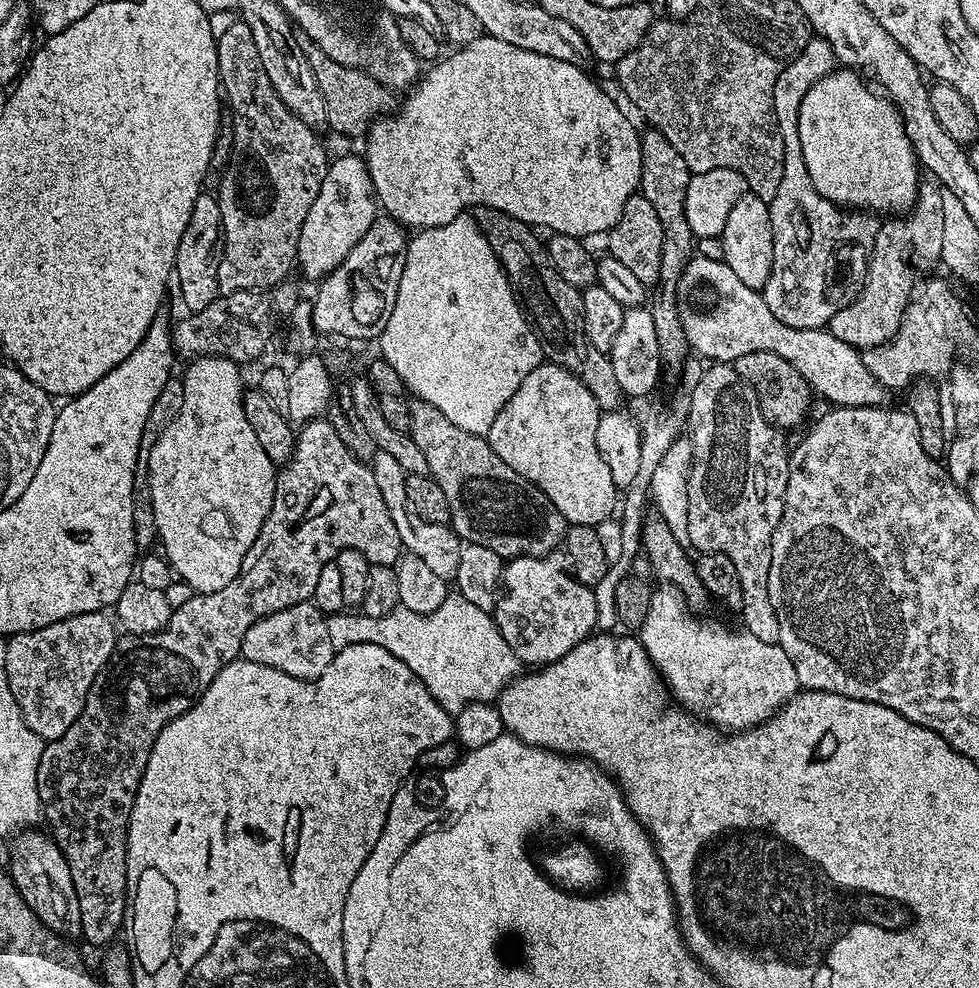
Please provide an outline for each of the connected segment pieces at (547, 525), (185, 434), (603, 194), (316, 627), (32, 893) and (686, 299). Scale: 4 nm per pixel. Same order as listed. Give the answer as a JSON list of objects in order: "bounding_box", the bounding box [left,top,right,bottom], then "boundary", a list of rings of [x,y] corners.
[{"bounding_box":[407,398,566,558],"boundary":[[[419,398],[409,399],[410,426],[407,433],[411,436],[414,446],[422,450],[426,458],[428,475],[433,476],[446,493],[446,502],[450,502],[451,529],[460,537],[461,541],[486,546],[486,550],[494,550],[494,554],[511,558],[513,556],[546,556],[551,557],[552,551],[559,549],[564,543],[566,521],[563,514],[556,509],[554,502],[538,490],[518,470],[510,470],[498,454],[489,446],[487,439],[475,436],[459,426],[454,426],[442,410],[430,406],[430,402]]]},{"bounding_box":[146,356,278,594],"boundary":[[[198,356],[189,364],[192,365],[182,373],[184,382],[182,410],[178,414],[178,418],[174,418],[174,422],[170,422],[170,426],[166,426],[166,430],[162,430],[162,434],[158,434],[154,446],[146,453],[146,460],[148,460],[146,467],[150,482],[150,502],[154,506],[158,544],[159,547],[164,547],[162,555],[181,581],[188,583],[196,594],[203,594],[222,590],[222,586],[234,582],[234,578],[242,566],[242,558],[246,558],[246,550],[250,550],[250,546],[254,546],[254,538],[258,538],[258,534],[262,530],[262,522],[266,522],[266,514],[270,514],[270,506],[274,502],[278,468],[277,465],[270,462],[270,458],[266,458],[266,453],[263,452],[262,445],[259,444],[258,438],[254,434],[254,429],[251,428],[250,422],[246,422],[246,410],[244,409],[246,385],[244,385],[243,378],[240,377],[241,365],[221,356]]]},{"bounding_box":[362,34,642,238],"boundary":[[[482,34],[474,42],[457,47],[447,56],[448,53],[435,61],[429,67],[432,69],[429,72],[427,69],[417,79],[414,87],[405,95],[409,96],[400,109],[397,107],[391,114],[381,115],[366,133],[368,145],[362,151],[362,159],[370,170],[370,182],[376,191],[379,207],[408,230],[446,226],[446,222],[454,222],[454,218],[462,215],[462,210],[479,206],[502,210],[537,229],[552,228],[548,230],[557,236],[589,238],[599,232],[600,235],[608,233],[618,222],[622,206],[626,206],[630,197],[637,195],[642,174],[641,133],[636,132],[635,126],[624,117],[623,110],[583,72],[585,69],[581,65],[521,50],[519,46],[510,46],[510,42],[502,42],[502,38]]]},{"bounding_box":[240,604,334,680],"boundary":[[[295,604],[286,610],[278,610],[250,626],[246,638],[242,638],[240,656],[250,662],[268,664],[299,680],[316,680],[330,666],[334,649],[330,642],[330,630],[325,613],[315,604]]]},{"bounding_box":[6,830,82,938],"boundary":[[[21,830],[11,837],[6,861],[6,871],[15,882],[16,888],[22,894],[26,906],[34,910],[37,918],[46,925],[51,932],[55,932],[61,938],[74,938],[80,936],[82,926],[82,914],[78,914],[78,894],[74,894],[74,878],[70,878],[70,866],[62,854],[62,850],[52,839],[47,831]]]},{"bounding_box":[676,254,886,408],"boundary":[[[698,254],[693,255],[692,261],[682,270],[682,278],[678,282],[676,291],[678,302],[678,318],[682,318],[682,330],[686,330],[688,347],[693,353],[705,356],[708,362],[732,364],[742,354],[754,354],[758,350],[766,350],[770,354],[778,354],[778,358],[786,358],[802,378],[812,387],[817,397],[825,396],[832,406],[842,408],[874,408],[885,403],[886,389],[880,379],[873,372],[866,370],[866,362],[863,355],[857,349],[850,347],[842,338],[834,338],[831,330],[824,328],[795,328],[786,326],[770,310],[770,306],[764,301],[763,295],[757,289],[746,286],[734,275],[734,270],[723,260],[711,260],[702,258]]]}]

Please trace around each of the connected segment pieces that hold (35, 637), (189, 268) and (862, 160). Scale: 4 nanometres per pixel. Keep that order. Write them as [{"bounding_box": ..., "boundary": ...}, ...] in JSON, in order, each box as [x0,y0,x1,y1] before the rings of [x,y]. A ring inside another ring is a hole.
[{"bounding_box":[6,612,118,742],"boundary":[[[104,612],[78,614],[38,630],[7,637],[6,678],[10,682],[10,694],[14,694],[26,726],[45,742],[62,738],[74,726],[78,714],[82,714],[82,706],[86,706],[86,694],[90,694],[94,678],[112,659],[118,628],[106,617]]]},{"bounding_box":[174,190,224,312],"boundary":[[[208,190],[201,191],[200,197],[194,202],[194,210],[190,210],[190,222],[186,222],[186,230],[182,234],[182,242],[178,242],[178,254],[174,269],[174,284],[180,287],[180,300],[185,304],[188,312],[206,310],[210,302],[214,302],[222,295],[218,286],[218,266],[224,256],[224,227],[222,226],[222,210],[220,201]]]},{"bounding_box":[798,66,922,214],"boundary":[[[843,66],[837,67],[830,74],[823,76],[822,79],[816,80],[814,86],[810,86],[810,90],[806,90],[806,98],[802,98],[798,110],[798,142],[802,142],[800,153],[806,162],[810,182],[814,182],[814,190],[818,190],[818,194],[822,194],[822,198],[826,198],[848,210],[871,210],[876,214],[903,214],[912,207],[912,203],[916,200],[916,195],[922,183],[922,169],[916,159],[914,146],[904,129],[900,112],[893,106],[887,96],[881,94],[875,87],[872,87],[873,89],[868,87],[872,86],[861,73]]]}]

